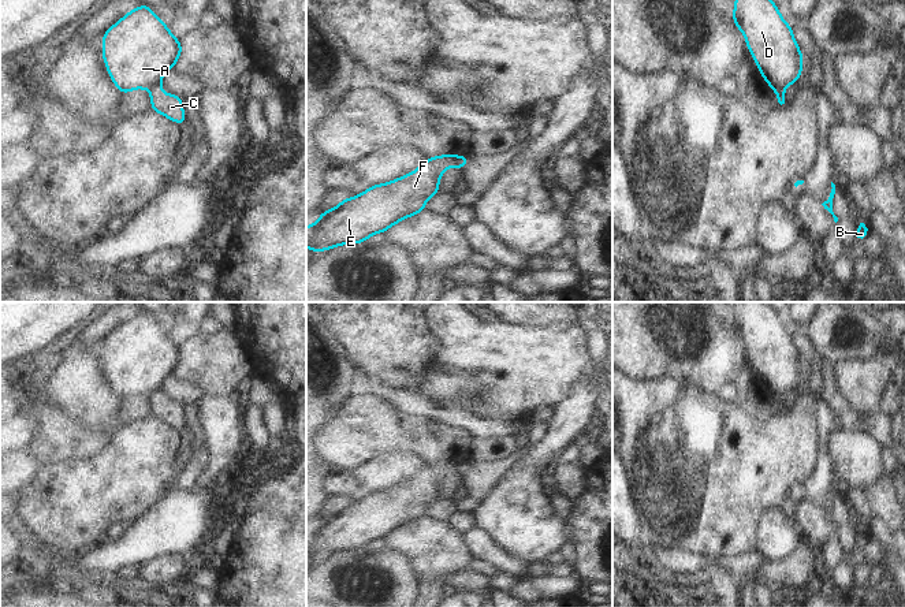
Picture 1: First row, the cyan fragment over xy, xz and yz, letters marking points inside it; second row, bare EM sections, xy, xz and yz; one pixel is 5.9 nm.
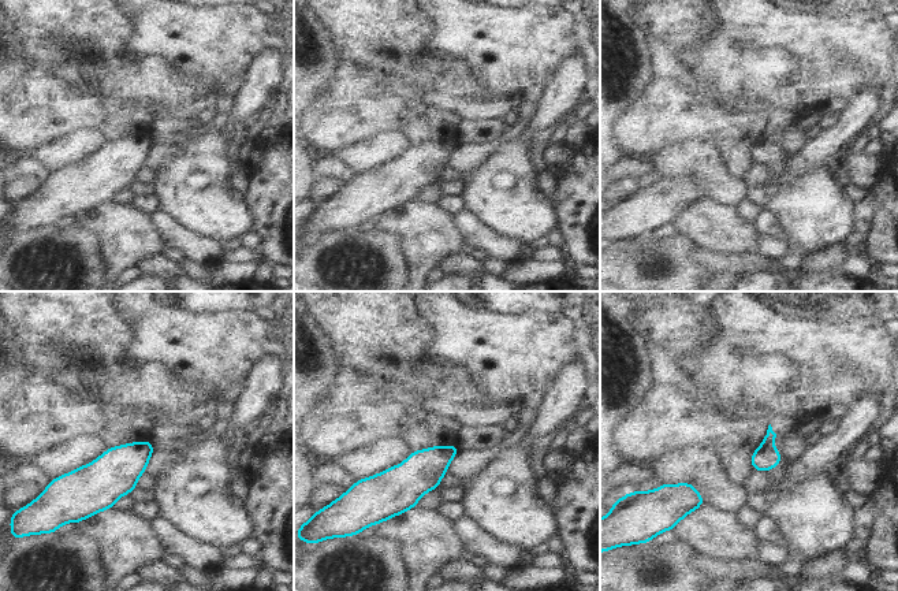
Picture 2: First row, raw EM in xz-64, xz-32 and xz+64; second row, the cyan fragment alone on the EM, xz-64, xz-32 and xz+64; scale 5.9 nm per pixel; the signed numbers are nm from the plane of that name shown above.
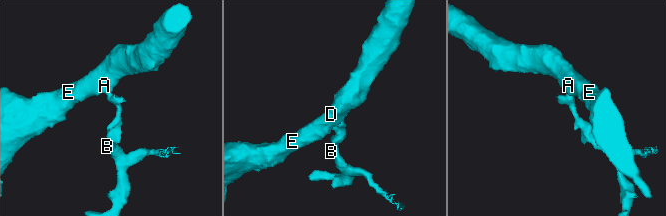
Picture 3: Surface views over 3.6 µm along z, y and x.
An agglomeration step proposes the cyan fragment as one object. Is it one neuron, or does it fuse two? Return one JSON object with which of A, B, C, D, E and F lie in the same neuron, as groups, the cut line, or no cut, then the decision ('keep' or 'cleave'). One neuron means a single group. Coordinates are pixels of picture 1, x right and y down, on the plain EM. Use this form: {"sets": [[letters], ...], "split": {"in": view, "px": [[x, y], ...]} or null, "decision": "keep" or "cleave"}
{"sets": [["A", "D", "E", "F"], ["B", "C"]], "split": {"in": "xy", "px": [[159, 390], [149, 395]]}, "decision": "cleave"}

